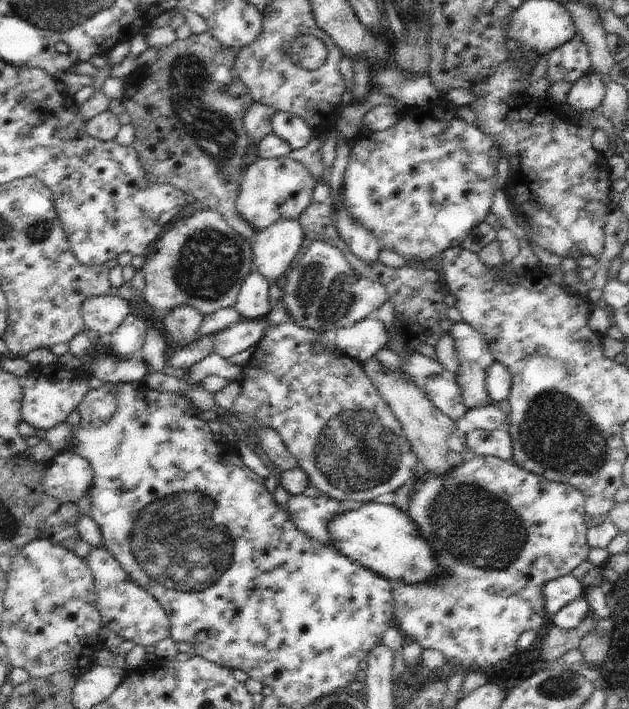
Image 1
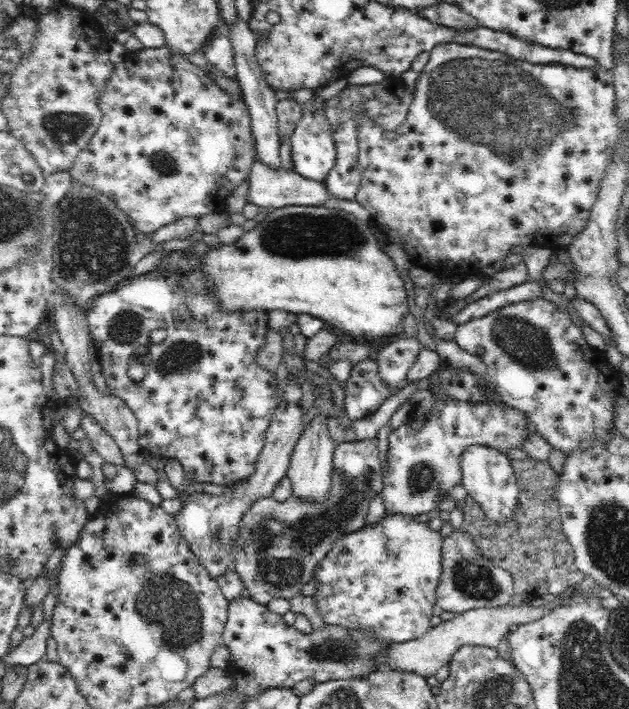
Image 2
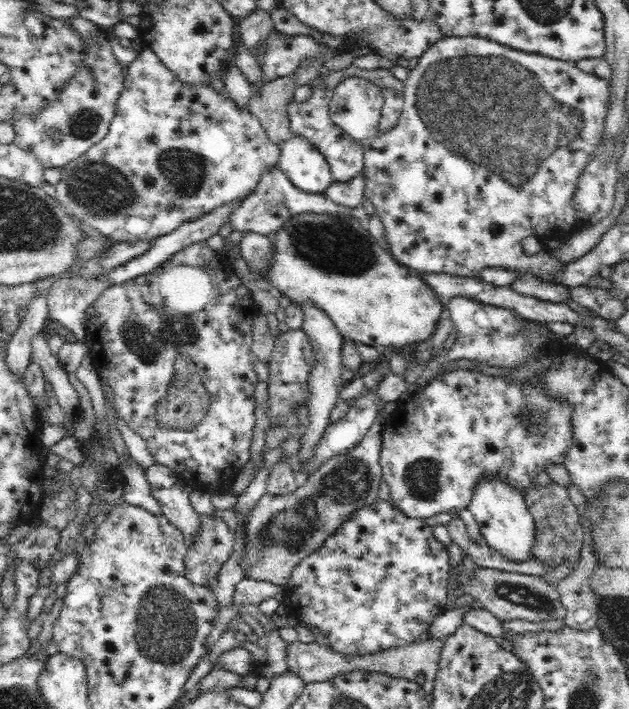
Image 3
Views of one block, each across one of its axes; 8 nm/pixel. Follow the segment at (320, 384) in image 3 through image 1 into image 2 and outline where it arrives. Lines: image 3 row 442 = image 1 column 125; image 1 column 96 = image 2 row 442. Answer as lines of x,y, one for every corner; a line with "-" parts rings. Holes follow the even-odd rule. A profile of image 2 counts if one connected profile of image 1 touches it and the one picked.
326,412
316,414
312,420
312,428
308,428
300,436
300,440
292,452
292,460
290,460
290,468
288,468
288,478
292,482
292,496
300,498
300,502
310,502
310,504
322,504
332,494
336,440
328,436
328,432
326,432
326,428
322,428
322,424
318,424
322,420
320,416
326,416

